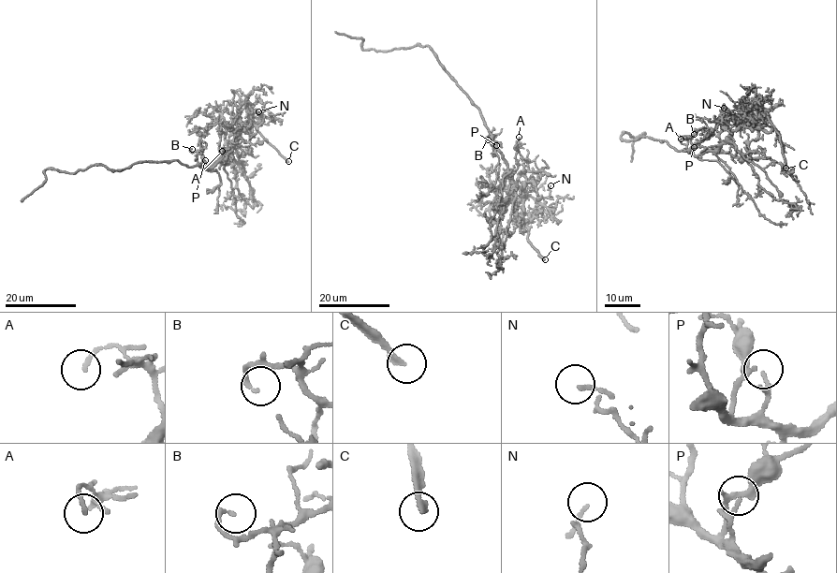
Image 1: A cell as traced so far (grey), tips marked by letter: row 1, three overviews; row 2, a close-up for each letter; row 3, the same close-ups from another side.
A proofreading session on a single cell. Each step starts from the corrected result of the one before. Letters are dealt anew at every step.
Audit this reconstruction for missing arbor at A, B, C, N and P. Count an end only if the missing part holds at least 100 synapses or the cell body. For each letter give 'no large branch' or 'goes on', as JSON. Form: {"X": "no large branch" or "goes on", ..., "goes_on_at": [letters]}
{"A": "no large branch", "B": "no large branch", "C": "goes on", "N": "no large branch", "P": "no large branch", "goes_on_at": ["C"]}

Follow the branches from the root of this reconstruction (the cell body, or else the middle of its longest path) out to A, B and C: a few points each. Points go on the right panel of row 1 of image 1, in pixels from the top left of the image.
A: (673, 148), (697, 155), (717, 146), (693, 147), (685, 135), (681, 139)
B: (673, 148), (683, 151), (688, 137), (694, 134)
C: (673, 148), (697, 155), (716, 150), (740, 125), (762, 127), (769, 132), (772, 125), (780, 138), (785, 168)

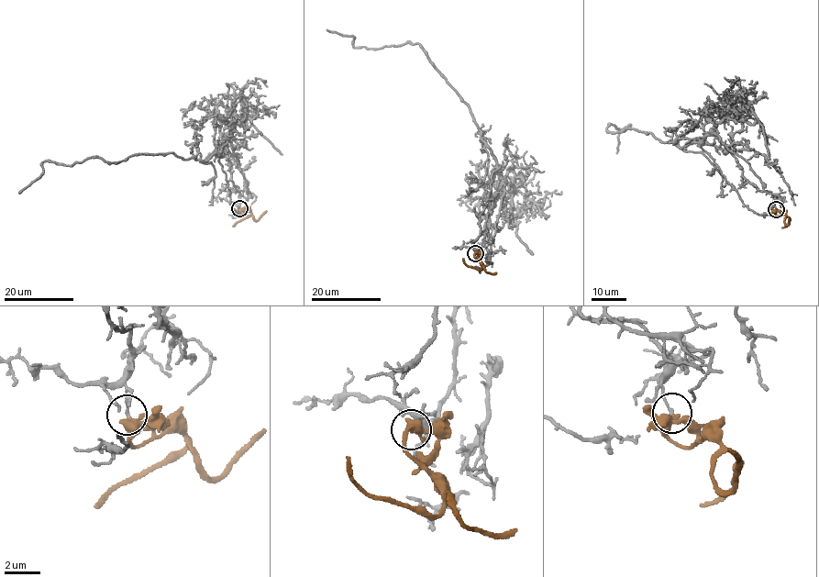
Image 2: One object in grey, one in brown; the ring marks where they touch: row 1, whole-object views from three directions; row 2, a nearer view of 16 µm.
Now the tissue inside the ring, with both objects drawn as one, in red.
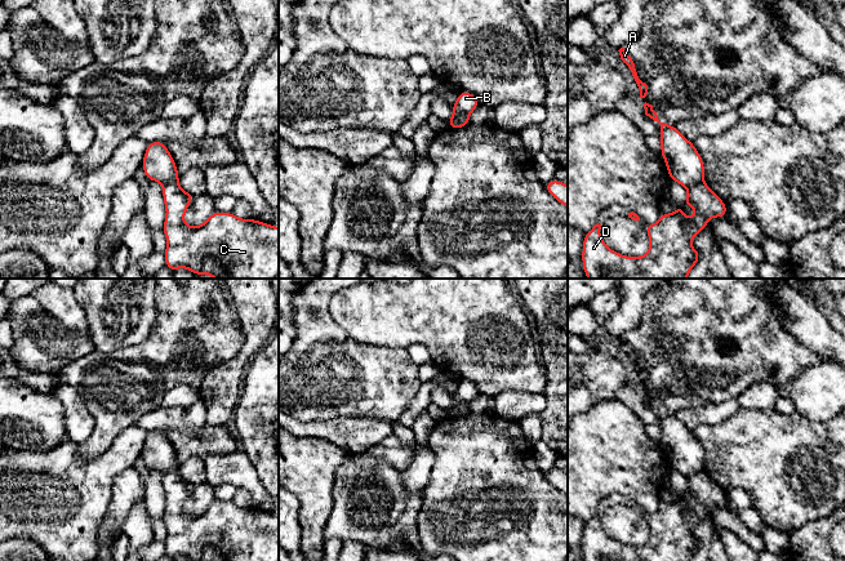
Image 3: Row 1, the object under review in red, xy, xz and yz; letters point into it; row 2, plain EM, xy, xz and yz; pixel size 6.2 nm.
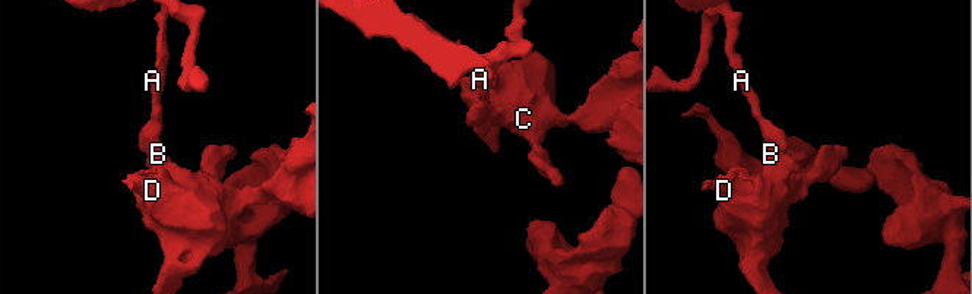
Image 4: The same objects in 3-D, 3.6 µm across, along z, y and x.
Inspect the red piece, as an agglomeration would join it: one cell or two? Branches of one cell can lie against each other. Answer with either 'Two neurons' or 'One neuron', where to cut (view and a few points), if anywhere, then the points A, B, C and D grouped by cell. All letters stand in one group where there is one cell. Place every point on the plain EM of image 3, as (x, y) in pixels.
Two neurons. Split along xy (177, 471), (163, 473). Groups: A B / C D

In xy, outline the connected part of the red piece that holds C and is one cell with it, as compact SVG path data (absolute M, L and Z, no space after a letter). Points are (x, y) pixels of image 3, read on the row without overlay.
M163 473L163 487L166 504L161 518L168 530L165 555L172 561L181 556L191 561L279 561L279 517L217 499L201 515L191 516L183 508L188 491L179 473Z

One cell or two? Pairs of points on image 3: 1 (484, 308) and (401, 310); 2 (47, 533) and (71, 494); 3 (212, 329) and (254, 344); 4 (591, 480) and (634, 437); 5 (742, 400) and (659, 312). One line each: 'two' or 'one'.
1: one
2: one
3: two
4: one
5: two

